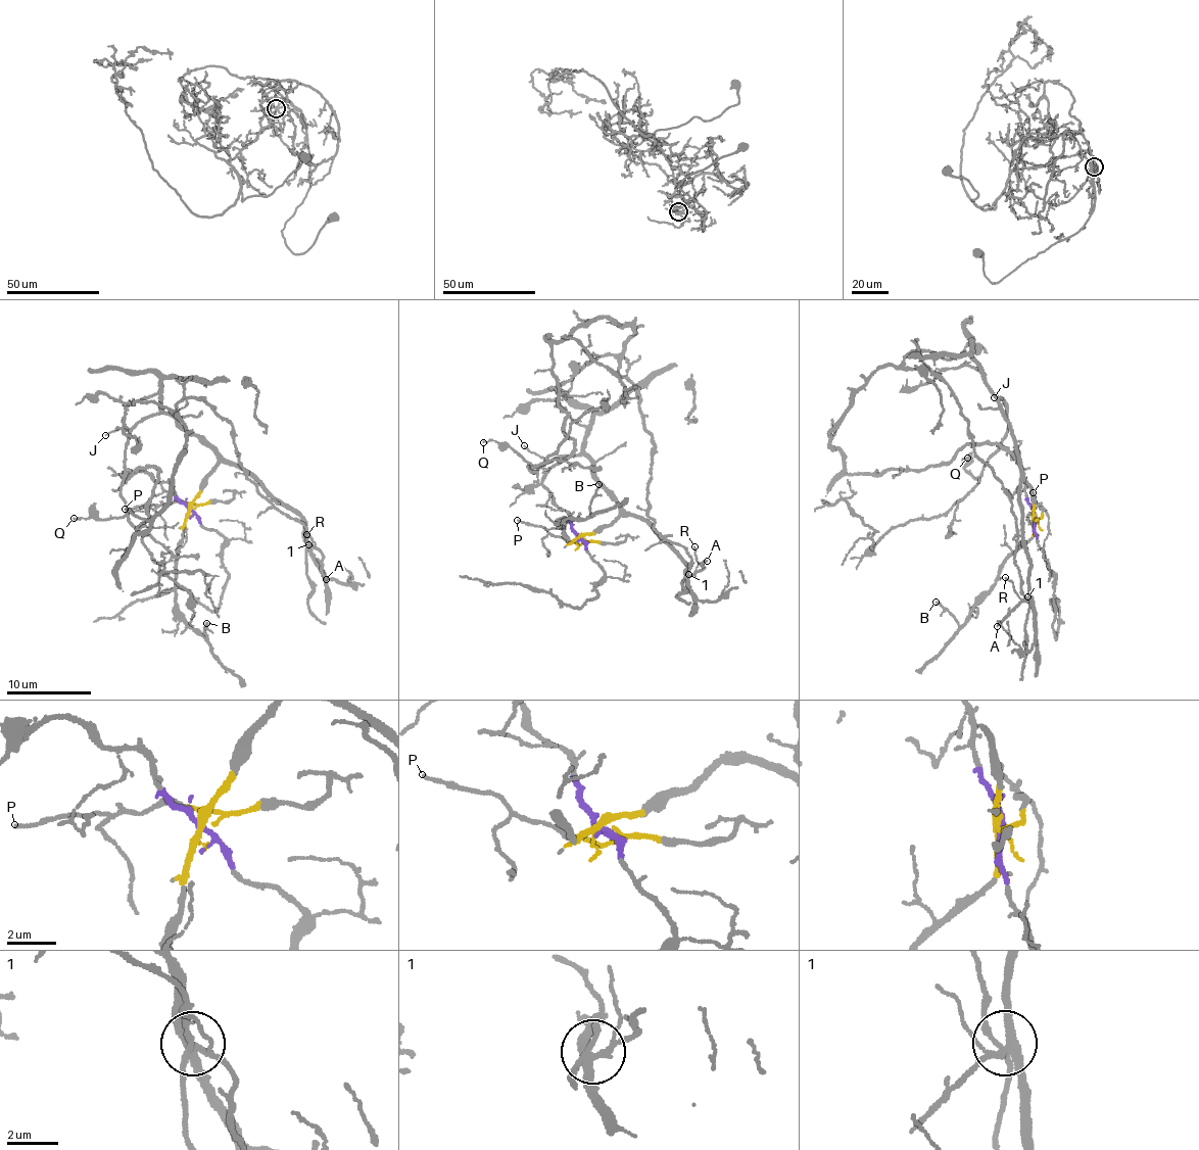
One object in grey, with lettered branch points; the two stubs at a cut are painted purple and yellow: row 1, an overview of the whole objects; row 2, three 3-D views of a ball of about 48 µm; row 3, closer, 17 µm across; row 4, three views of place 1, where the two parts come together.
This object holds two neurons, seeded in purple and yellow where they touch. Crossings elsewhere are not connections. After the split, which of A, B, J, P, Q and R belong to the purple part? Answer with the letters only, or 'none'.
none

